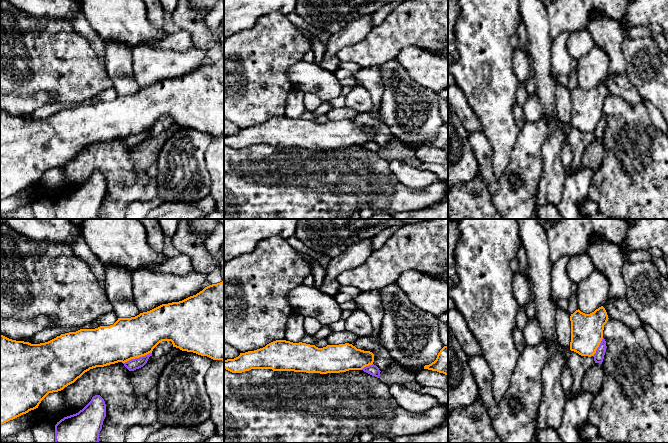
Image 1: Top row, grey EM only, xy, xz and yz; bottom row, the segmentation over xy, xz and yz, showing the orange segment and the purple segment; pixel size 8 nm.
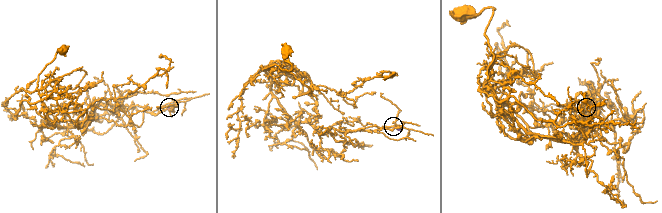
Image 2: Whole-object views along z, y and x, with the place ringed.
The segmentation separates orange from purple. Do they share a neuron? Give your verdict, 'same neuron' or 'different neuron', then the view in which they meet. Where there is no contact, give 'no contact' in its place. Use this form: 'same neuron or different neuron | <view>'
different neuron | xy

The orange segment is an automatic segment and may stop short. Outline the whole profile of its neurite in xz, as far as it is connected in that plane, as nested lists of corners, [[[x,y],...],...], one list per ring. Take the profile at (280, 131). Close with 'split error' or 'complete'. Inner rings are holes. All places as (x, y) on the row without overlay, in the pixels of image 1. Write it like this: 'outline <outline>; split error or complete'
outline [[[276,116],[263,124],[224,136],[224,145],[232,149],[251,145],[272,145],[327,150],[362,146],[373,138],[372,128],[357,125],[349,119],[318,124],[302,118]]]; complete

